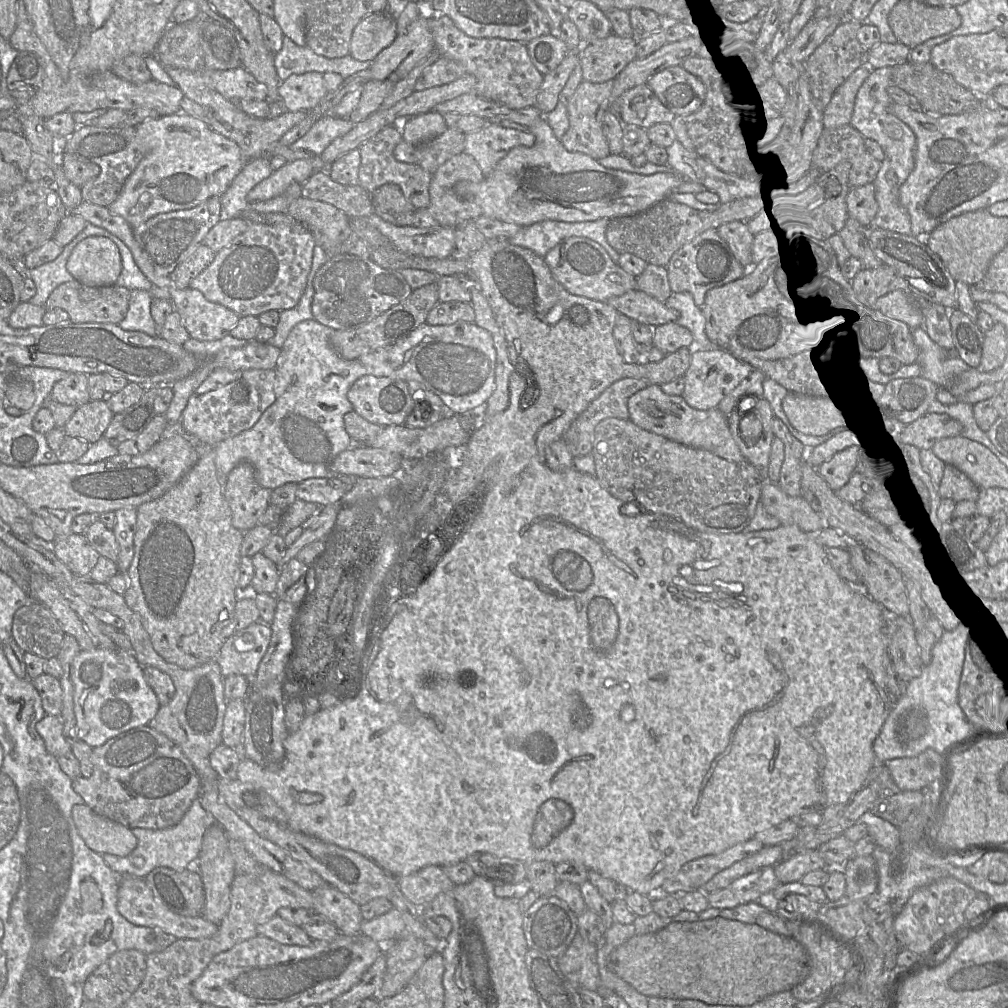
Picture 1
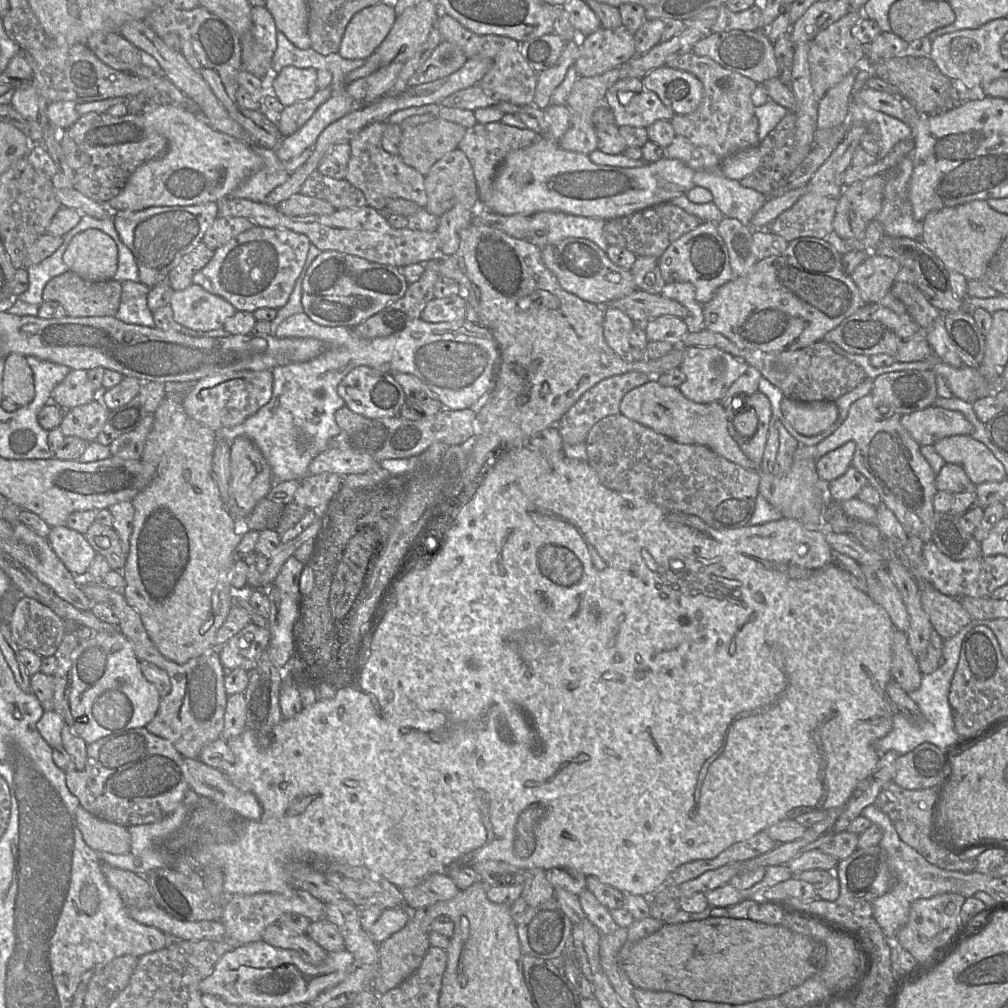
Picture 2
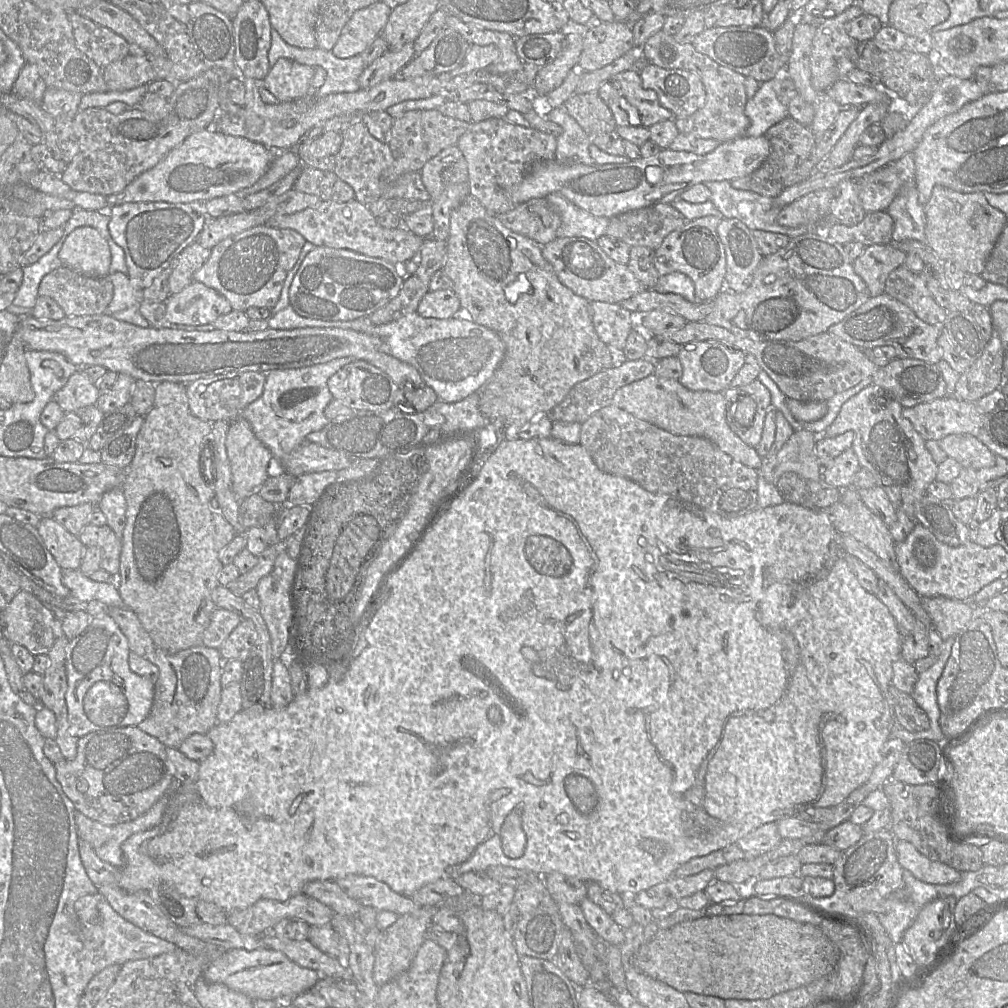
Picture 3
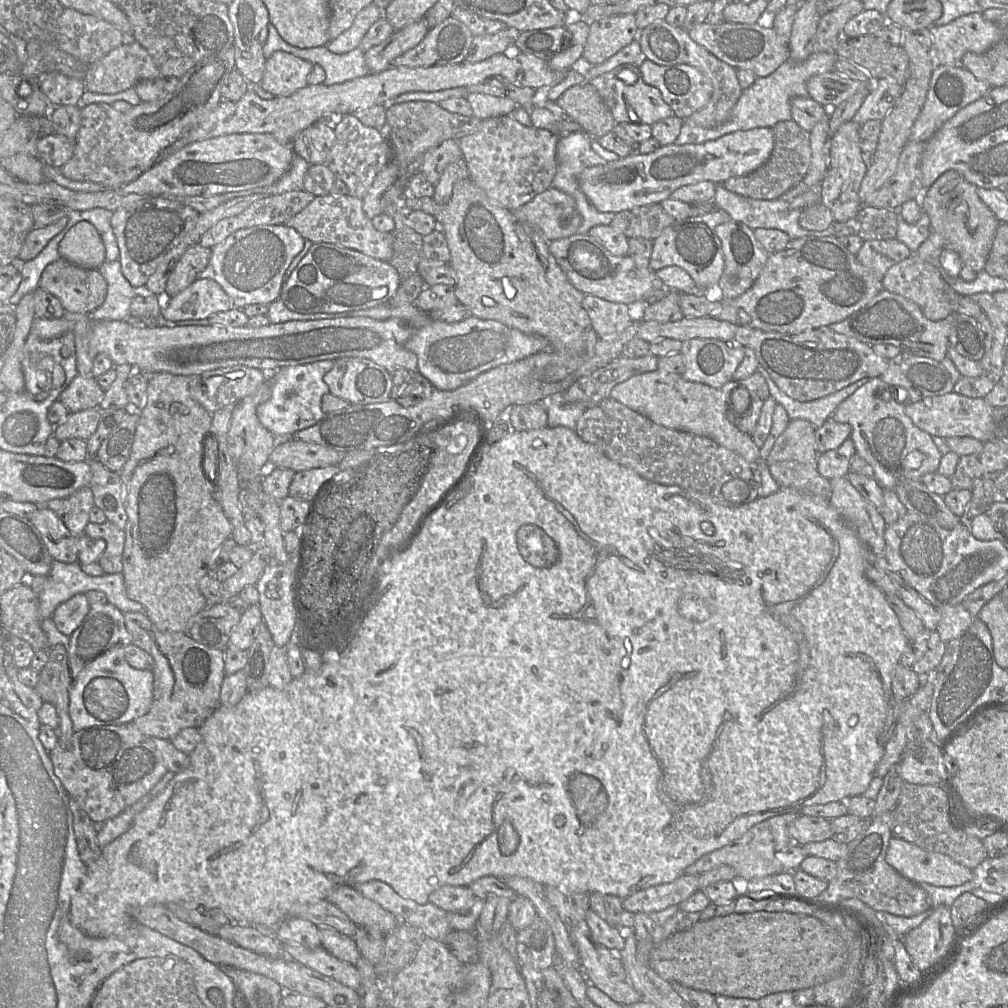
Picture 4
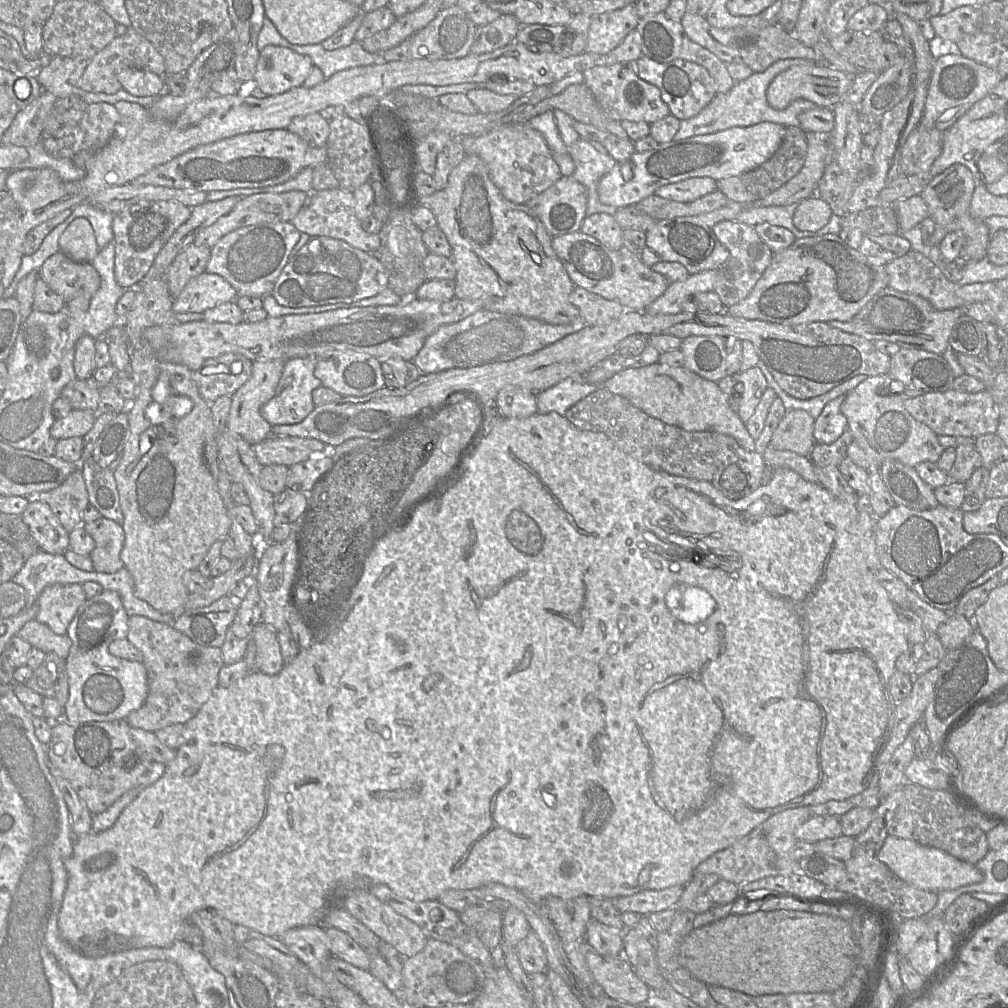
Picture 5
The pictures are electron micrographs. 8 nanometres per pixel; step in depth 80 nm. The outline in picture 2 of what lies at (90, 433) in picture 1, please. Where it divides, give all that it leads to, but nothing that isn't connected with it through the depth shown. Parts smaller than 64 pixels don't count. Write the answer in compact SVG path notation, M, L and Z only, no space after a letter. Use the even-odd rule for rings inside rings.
M98 397L65 411L59 429L65 437L78 437L88 444L95 442L107 421L109 411Z

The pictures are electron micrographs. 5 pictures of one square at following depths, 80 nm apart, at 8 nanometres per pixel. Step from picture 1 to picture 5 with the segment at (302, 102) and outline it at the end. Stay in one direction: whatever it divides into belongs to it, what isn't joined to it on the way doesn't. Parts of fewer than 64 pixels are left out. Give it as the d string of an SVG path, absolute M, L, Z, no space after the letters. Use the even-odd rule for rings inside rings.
M267 45L260 51L254 78L265 94L282 94L302 86L313 66L307 55L282 46Z

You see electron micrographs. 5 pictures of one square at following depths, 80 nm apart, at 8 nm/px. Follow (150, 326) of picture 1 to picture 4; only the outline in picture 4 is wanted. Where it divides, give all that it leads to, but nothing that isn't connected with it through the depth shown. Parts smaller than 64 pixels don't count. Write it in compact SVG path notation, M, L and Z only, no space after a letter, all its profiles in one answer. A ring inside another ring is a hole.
M119 260L105 261L99 268L107 282L107 295L103 304L90 313L93 321L127 321L141 325L141 321L130 316L130 305L139 290L132 287L124 277Z

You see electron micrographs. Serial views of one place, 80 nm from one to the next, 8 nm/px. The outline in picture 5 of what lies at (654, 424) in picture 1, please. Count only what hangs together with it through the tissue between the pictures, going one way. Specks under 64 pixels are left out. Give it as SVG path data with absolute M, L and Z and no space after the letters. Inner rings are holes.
M657 362L644 367L628 368L616 373L602 386L666 424L686 431L715 431L726 434L733 437L744 449L755 451L755 440L729 406L718 384L702 378L684 366L672 367Z

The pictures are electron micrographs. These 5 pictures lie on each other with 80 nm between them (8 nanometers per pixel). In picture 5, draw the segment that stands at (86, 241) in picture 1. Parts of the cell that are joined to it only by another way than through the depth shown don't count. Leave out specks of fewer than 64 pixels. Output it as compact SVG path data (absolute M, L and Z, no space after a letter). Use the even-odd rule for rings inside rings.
M76 218L69 223L59 240L60 251L77 263L91 263L100 248L91 223L86 218Z

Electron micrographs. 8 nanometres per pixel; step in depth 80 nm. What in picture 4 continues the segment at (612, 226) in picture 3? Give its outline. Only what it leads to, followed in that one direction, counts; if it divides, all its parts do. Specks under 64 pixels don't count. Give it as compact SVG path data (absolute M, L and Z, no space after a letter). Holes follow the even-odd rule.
M660 203L635 207L614 213L611 226L627 238L655 240L662 231L676 220Z

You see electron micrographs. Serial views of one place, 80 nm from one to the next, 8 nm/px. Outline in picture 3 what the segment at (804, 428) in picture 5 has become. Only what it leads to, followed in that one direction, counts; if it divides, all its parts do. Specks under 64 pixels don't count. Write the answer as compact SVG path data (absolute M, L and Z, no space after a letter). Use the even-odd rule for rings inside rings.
M806 429L794 431L788 441L782 446L776 457L762 458L759 474L769 483L777 484L778 479L787 472L793 472L805 480L820 481L822 468L816 455L817 435Z

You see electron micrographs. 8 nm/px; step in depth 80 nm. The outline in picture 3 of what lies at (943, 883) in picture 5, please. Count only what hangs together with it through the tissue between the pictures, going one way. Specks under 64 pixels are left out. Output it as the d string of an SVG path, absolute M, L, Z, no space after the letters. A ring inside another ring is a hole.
M897 840L895 850L899 864L918 880L930 884L951 884L960 880L961 872L921 854L910 842Z

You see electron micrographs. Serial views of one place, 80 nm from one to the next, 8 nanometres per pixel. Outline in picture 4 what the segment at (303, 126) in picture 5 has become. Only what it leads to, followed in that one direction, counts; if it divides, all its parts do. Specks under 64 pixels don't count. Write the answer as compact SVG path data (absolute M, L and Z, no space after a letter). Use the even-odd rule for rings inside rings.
M319 120L296 135L292 148L295 155L310 165L326 164L334 141L334 129L324 120Z

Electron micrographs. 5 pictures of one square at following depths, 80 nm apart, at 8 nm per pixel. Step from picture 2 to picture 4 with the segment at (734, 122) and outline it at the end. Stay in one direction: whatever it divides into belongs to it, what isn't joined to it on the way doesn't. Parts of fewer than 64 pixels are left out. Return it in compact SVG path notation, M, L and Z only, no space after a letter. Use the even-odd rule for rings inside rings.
M656 20L638 33L638 41L643 55L661 66L687 64L699 70L712 84L712 96L706 106L683 120L690 125L714 128L726 122L739 100L741 88L736 69L719 60L703 46L694 42L683 27L672 26L665 20Z

